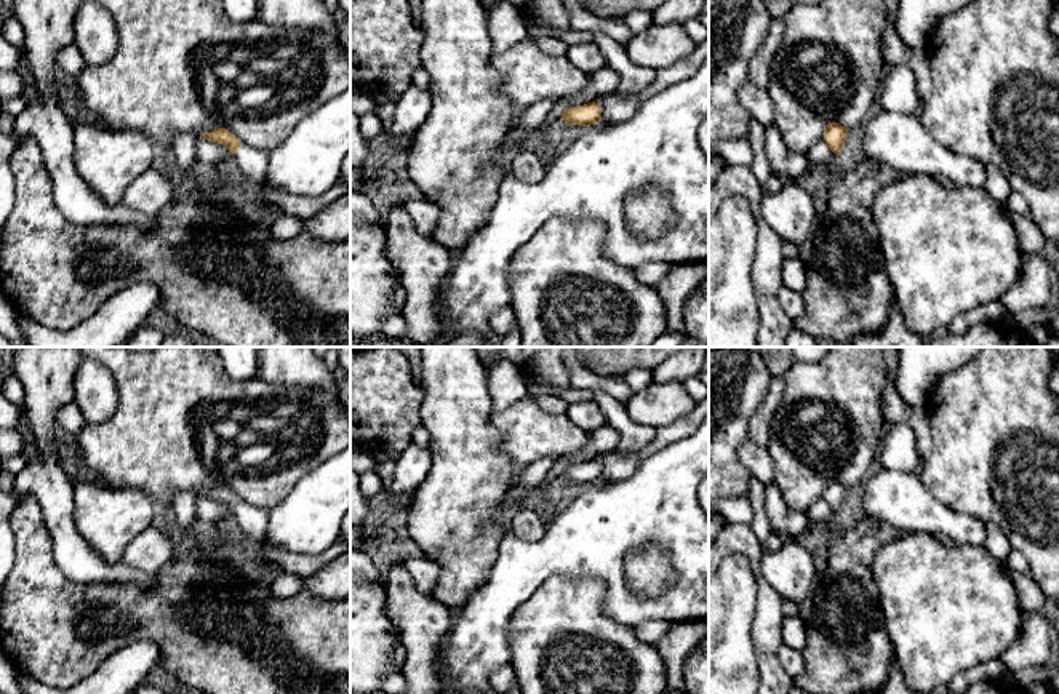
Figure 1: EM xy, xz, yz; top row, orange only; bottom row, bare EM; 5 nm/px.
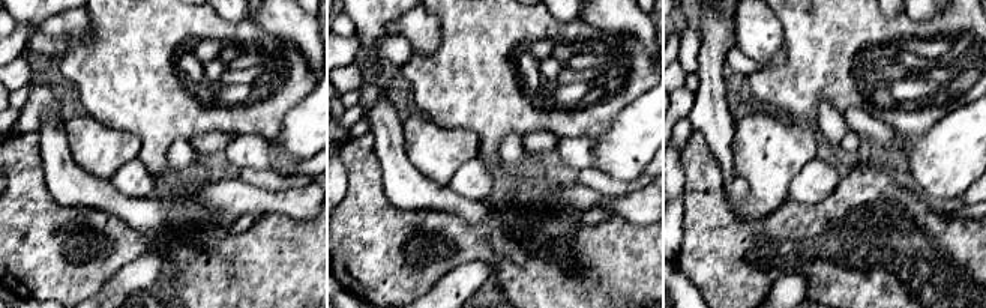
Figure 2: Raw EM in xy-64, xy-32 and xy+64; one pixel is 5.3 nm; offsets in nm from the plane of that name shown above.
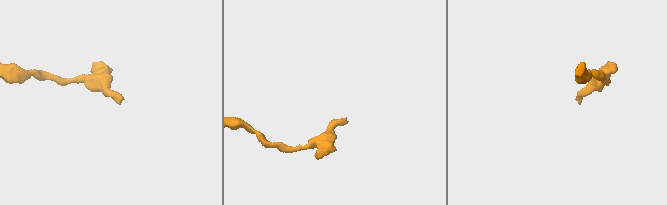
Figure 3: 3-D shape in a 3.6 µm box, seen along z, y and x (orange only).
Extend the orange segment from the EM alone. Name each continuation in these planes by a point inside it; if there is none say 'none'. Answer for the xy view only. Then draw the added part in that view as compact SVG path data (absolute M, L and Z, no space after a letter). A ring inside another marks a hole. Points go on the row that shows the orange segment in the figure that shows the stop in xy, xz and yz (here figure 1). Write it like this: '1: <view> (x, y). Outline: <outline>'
1: xy (251, 163). Outline: M248 144L232 155L230 166L237 176L261 185L267 176L269 150L259 150Z

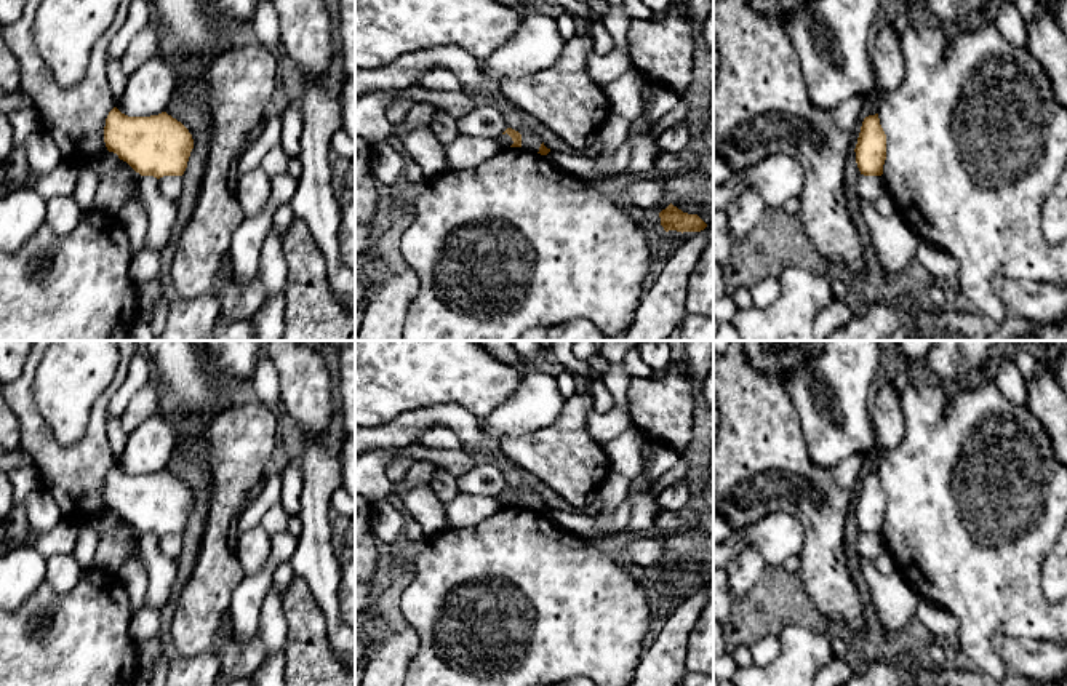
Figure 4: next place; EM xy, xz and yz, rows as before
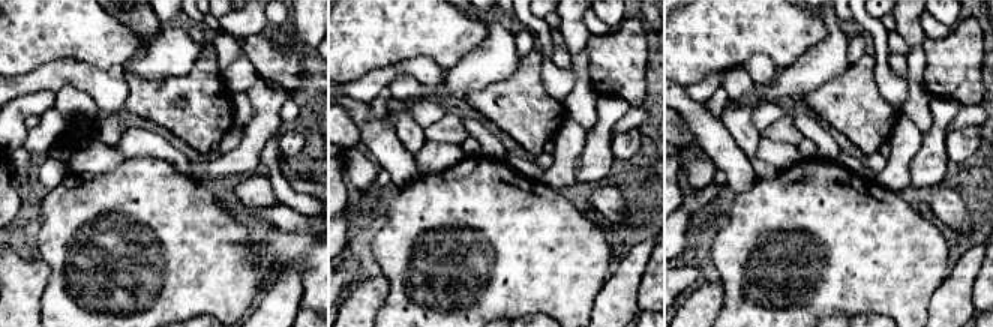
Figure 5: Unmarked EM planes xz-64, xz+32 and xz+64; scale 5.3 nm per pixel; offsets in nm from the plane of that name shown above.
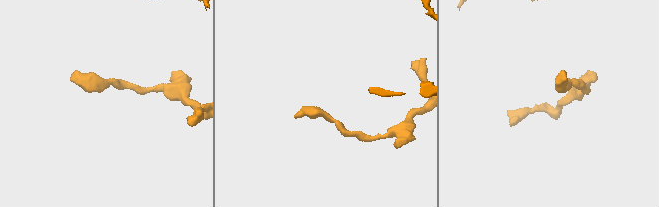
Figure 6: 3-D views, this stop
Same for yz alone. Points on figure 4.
none

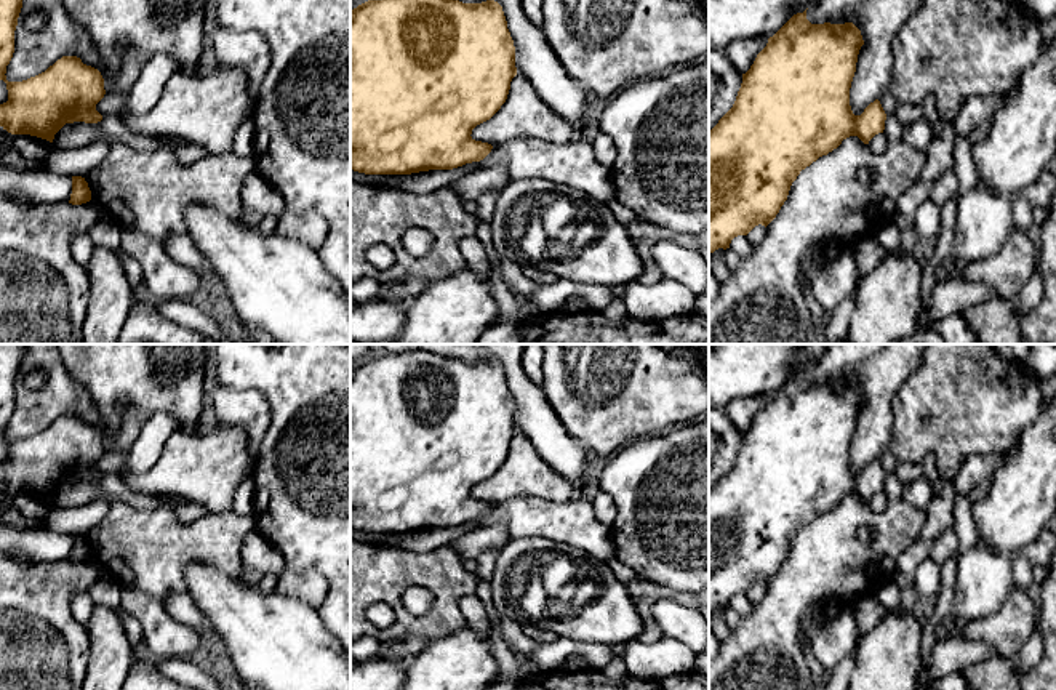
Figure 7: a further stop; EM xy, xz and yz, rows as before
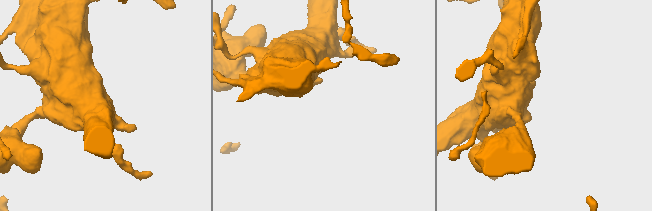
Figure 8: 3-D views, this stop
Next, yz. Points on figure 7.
none

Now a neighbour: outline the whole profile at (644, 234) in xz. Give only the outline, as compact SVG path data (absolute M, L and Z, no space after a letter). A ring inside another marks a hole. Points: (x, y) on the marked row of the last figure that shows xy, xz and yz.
M635 218L626 226L629 237L632 240L634 248L637 250L642 263L643 263L643 272L637 279L642 285L651 287L659 283L662 279L661 269L656 266L653 259L653 247L659 240L670 240L675 242L680 247L693 248L701 251L702 248L709 248L709 231L704 231L701 234L678 234L666 227L659 227L656 224L651 224L645 219Z

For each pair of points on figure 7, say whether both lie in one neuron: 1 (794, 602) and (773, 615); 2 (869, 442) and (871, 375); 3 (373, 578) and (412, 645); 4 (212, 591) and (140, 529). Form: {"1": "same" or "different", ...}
{"1": "same", "2": "same", "3": "different", "4": "different"}

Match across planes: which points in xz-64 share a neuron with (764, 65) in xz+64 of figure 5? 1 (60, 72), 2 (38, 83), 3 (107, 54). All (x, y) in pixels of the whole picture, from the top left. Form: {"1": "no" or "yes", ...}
{"1": "yes", "2": "yes", "3": "no"}

